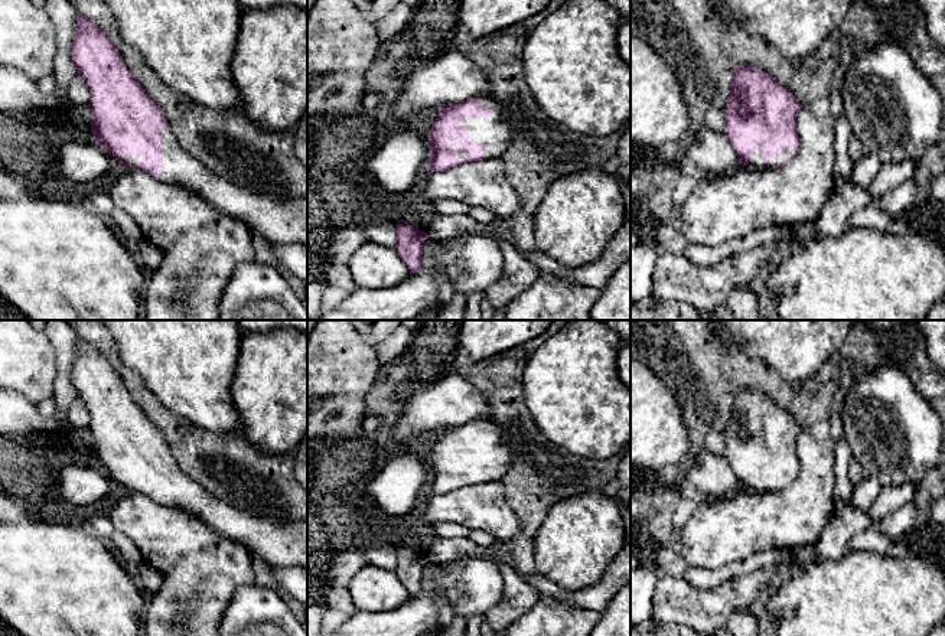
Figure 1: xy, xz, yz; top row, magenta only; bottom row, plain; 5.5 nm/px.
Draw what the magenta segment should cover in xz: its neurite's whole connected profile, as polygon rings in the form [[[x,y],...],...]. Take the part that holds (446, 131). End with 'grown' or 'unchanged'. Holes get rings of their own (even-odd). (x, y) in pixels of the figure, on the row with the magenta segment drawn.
[[[488,97],[440,107],[428,133],[430,159],[426,170],[501,157],[514,138],[502,110]]]; grown

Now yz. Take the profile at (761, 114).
[[[736,65],[724,108],[724,134],[740,164],[759,172],[786,166],[799,150],[796,115],[802,108],[795,95],[769,72],[749,65]]]; grown

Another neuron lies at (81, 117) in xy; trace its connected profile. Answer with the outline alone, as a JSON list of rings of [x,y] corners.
[[[81,105],[69,111],[72,123],[87,134],[91,134],[91,110],[88,105]]]

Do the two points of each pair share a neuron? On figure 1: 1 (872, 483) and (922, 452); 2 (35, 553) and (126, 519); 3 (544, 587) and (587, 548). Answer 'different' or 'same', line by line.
1: different
2: different
3: different

